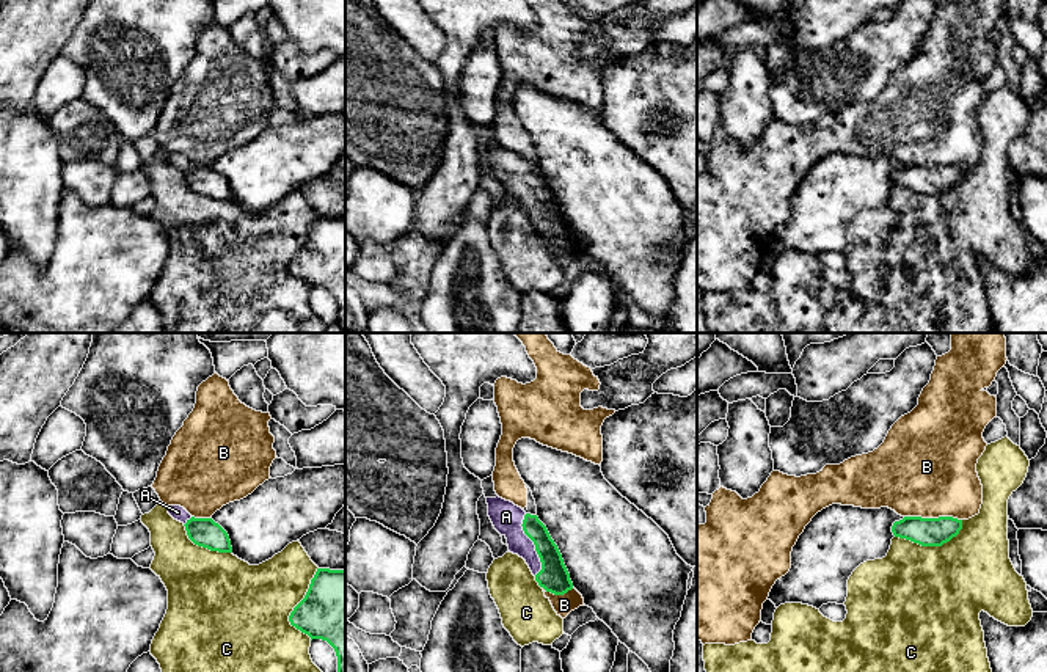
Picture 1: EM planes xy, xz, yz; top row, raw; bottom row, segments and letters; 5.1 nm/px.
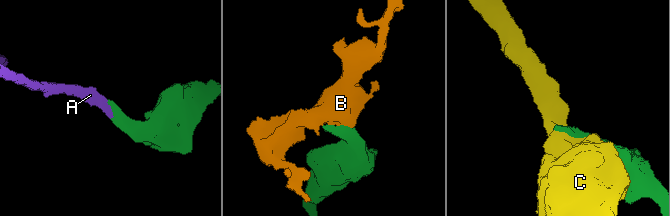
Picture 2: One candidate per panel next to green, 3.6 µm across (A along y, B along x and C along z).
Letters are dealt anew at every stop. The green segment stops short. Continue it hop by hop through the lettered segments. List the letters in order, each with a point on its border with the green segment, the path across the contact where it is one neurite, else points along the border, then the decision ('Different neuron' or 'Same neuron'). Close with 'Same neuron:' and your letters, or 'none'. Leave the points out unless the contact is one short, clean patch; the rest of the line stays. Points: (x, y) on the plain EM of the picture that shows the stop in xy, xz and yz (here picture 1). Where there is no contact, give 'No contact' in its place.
A: Touches green at xz (534, 192). Path across: xz (554, 226), (534, 192), (506, 165). Same neuron
B: Touches green at yz (933, 167). Boundary: yz (904, 164), (956, 165), (961, 168). Different neuron
C: Touches green at xy (295, 255). Different neuron
Same neuron: A

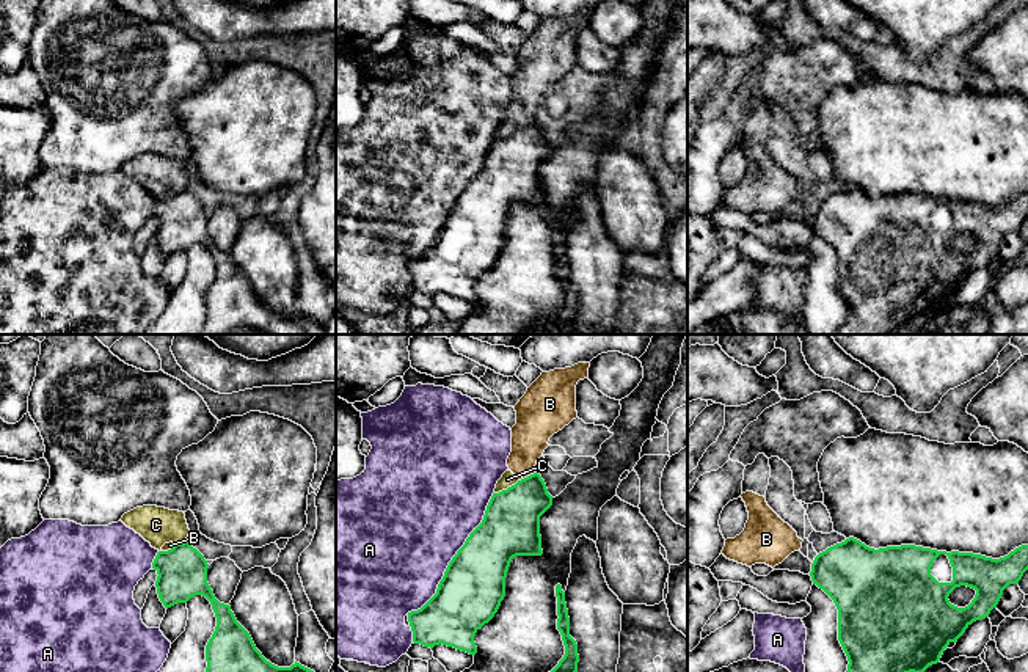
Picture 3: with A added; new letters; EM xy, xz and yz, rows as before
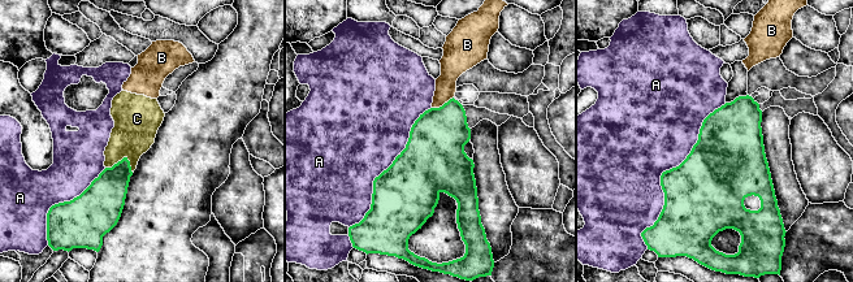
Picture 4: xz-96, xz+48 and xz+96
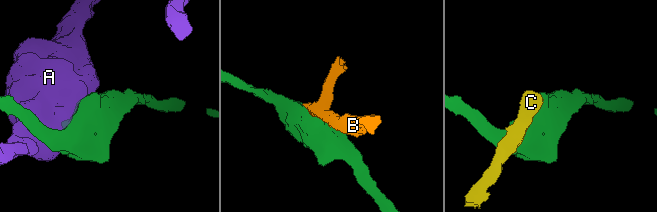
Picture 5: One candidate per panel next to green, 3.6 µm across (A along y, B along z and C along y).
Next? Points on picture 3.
A: Touches green at xz (454, 204). Different neuron
B: Touches green at xz (528, 124). Boundary: xz (534, 120), (523, 127). Different neuron
C: Touches green at xz (509, 135). Different neuron
Same neuron: none

